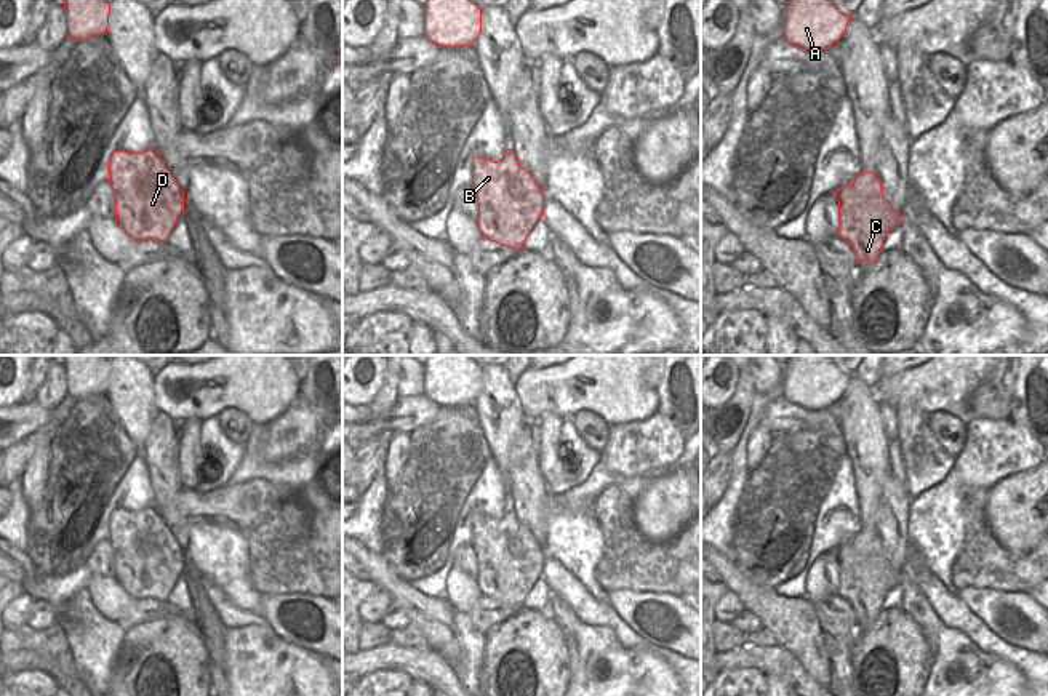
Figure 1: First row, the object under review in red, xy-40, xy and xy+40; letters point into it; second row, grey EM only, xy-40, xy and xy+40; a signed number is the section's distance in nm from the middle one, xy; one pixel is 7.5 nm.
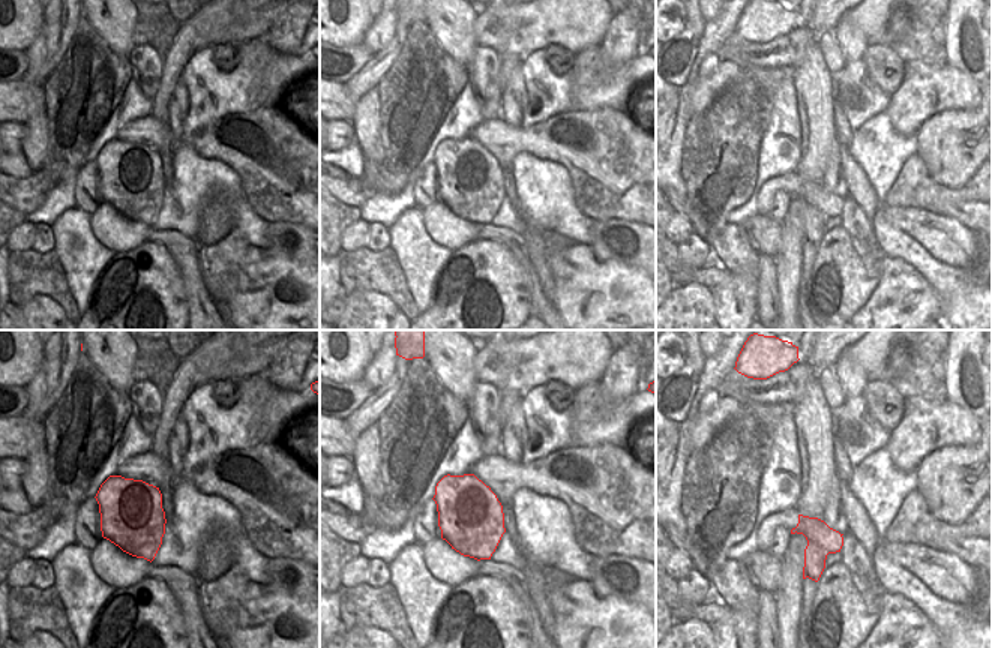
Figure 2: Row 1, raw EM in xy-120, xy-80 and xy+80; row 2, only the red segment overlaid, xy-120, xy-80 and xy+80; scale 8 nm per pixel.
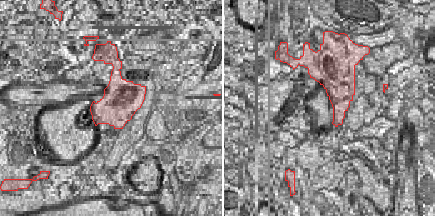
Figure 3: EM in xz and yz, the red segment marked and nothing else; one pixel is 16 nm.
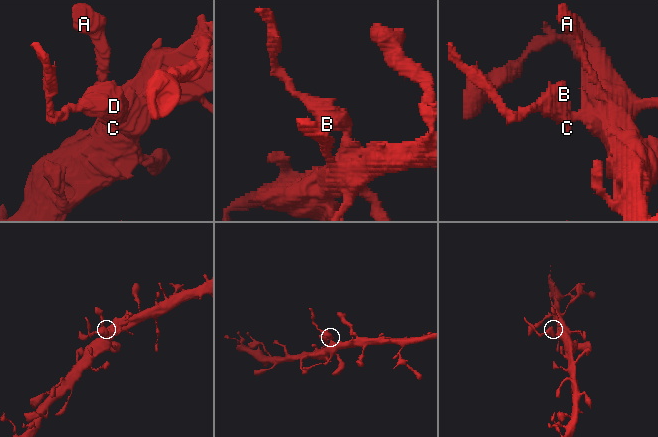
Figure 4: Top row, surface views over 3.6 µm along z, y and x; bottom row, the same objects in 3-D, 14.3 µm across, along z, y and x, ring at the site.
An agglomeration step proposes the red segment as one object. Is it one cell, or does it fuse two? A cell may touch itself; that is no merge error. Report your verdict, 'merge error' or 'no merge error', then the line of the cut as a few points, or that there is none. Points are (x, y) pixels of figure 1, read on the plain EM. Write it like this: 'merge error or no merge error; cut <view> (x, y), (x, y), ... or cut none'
merge error; cut xy+40 (898, 573), (888, 588)

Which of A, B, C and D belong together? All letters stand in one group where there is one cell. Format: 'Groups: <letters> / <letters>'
Groups: A / B C D

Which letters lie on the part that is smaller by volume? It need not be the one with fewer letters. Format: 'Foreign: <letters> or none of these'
Foreign: B, C, D

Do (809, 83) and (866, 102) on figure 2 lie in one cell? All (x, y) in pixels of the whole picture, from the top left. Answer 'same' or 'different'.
different

